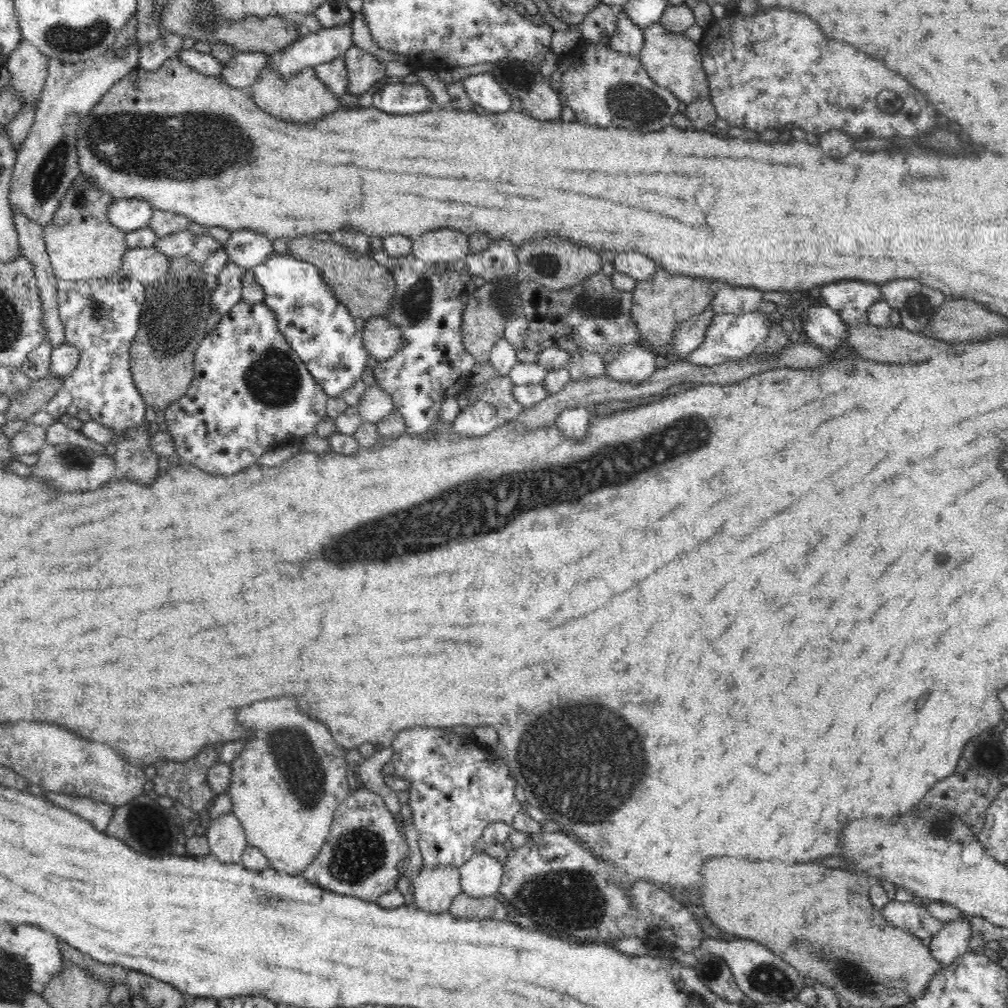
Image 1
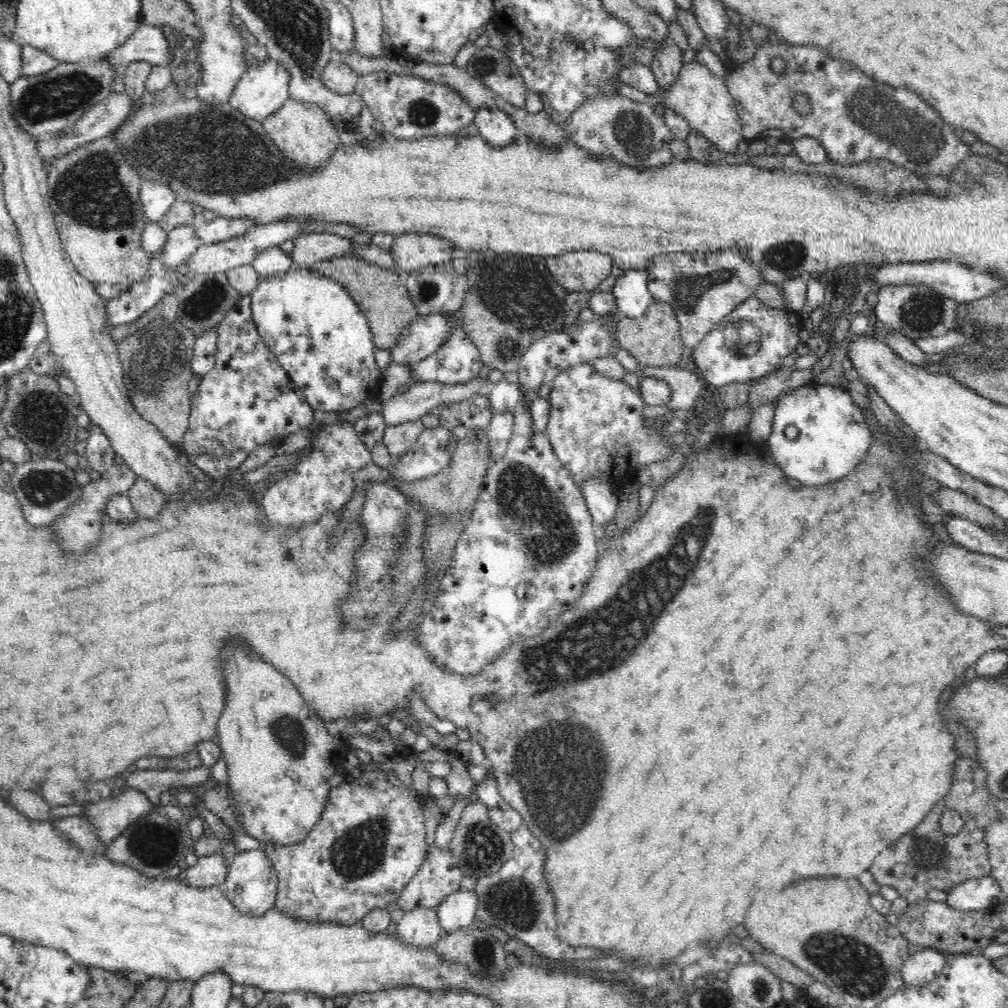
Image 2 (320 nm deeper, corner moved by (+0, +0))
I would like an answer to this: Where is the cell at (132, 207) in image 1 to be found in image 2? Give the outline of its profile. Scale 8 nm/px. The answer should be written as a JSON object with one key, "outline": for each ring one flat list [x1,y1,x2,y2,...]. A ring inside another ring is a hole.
{"outline":[[150,180,142,182,139,195,148,223,159,223,177,200,174,191,168,185]]}

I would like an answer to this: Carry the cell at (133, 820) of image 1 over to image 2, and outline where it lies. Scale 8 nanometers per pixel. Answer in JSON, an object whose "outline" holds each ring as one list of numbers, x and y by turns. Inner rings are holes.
{"outline":[[161,810,142,816,136,822,132,822,114,842,112,842,107,852,104,854,112,862,122,862,140,870,144,876,164,875,172,866,180,862,180,858,188,851,189,843,184,837,184,832,180,831,178,825]]}

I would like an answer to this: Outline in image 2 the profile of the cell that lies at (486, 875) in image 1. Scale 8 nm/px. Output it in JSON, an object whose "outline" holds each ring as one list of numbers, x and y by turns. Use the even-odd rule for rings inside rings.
{"outline":[[474,891,453,892,437,906,438,922,444,934,452,934,460,928,472,925,478,906,477,894]]}

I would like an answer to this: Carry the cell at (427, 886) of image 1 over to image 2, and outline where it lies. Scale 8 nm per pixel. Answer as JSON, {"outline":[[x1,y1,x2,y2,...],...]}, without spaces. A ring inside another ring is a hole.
{"outline":[[414,908,405,912,396,925,395,937,414,948,433,948,444,935,436,908]]}

